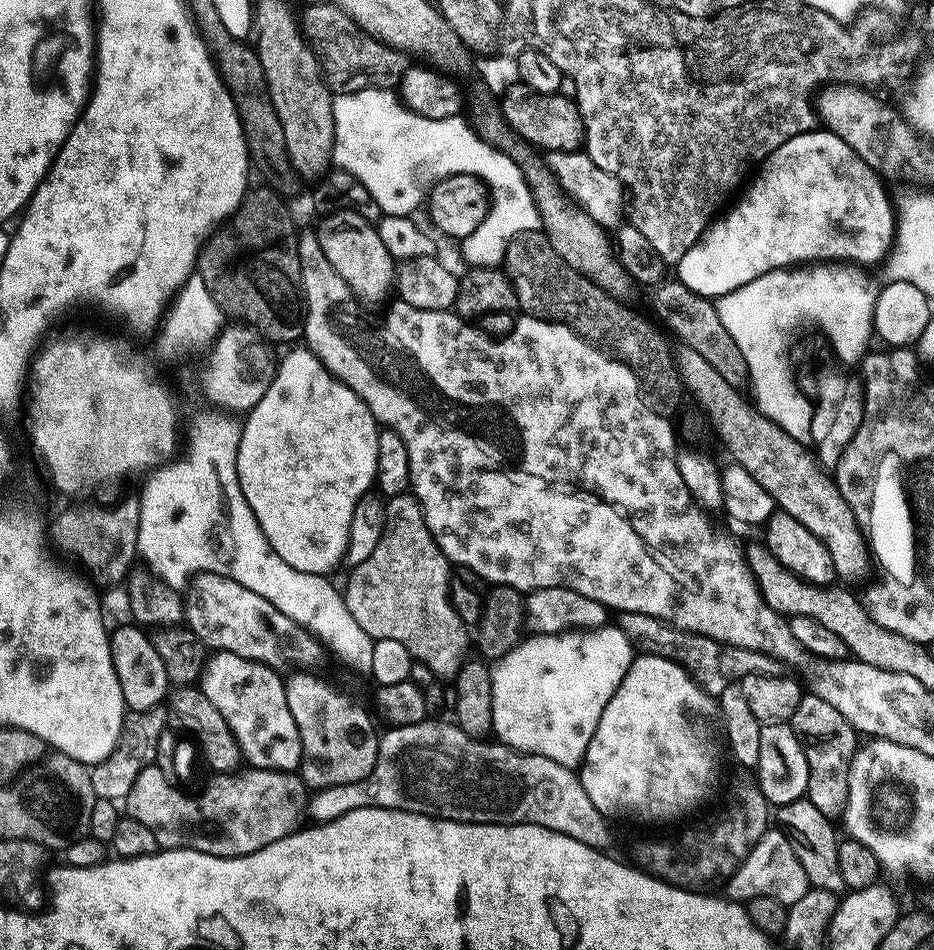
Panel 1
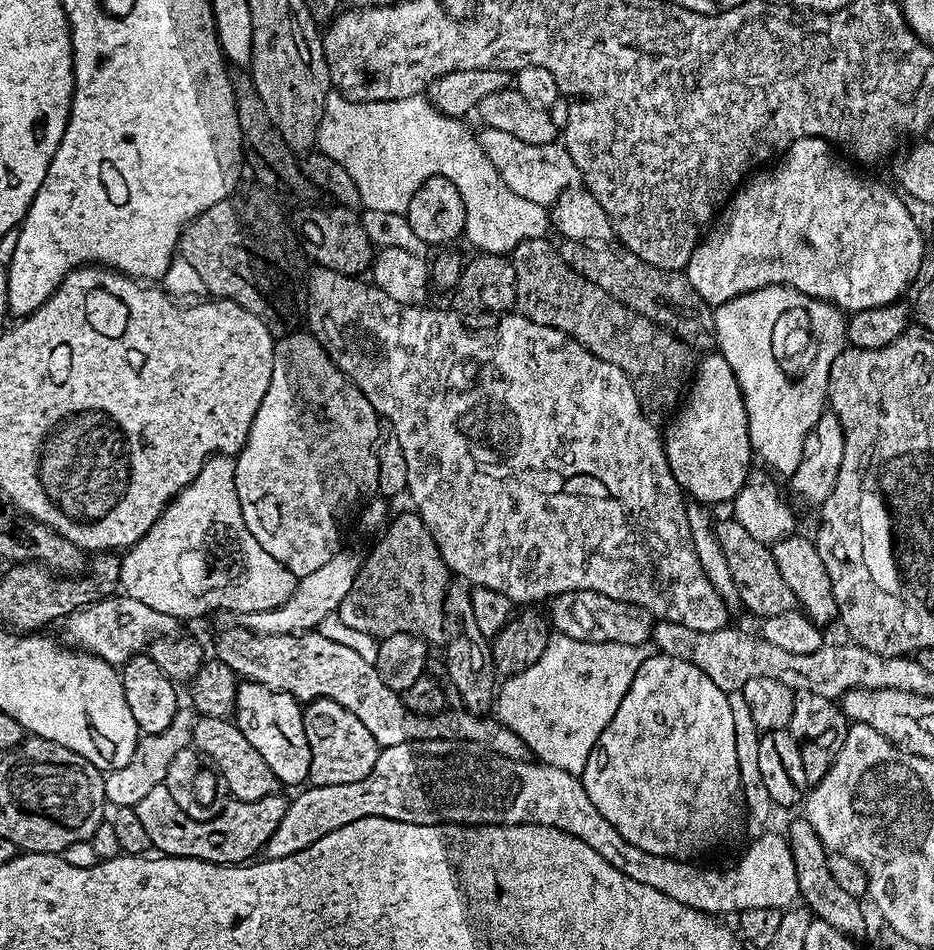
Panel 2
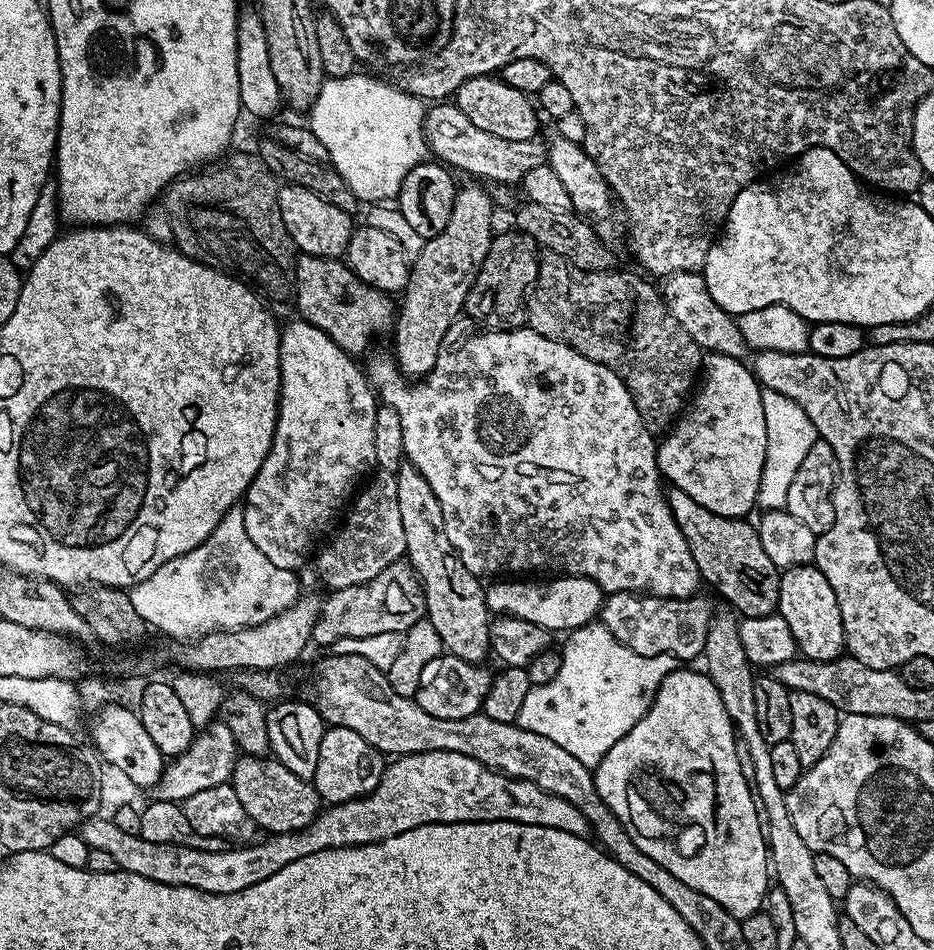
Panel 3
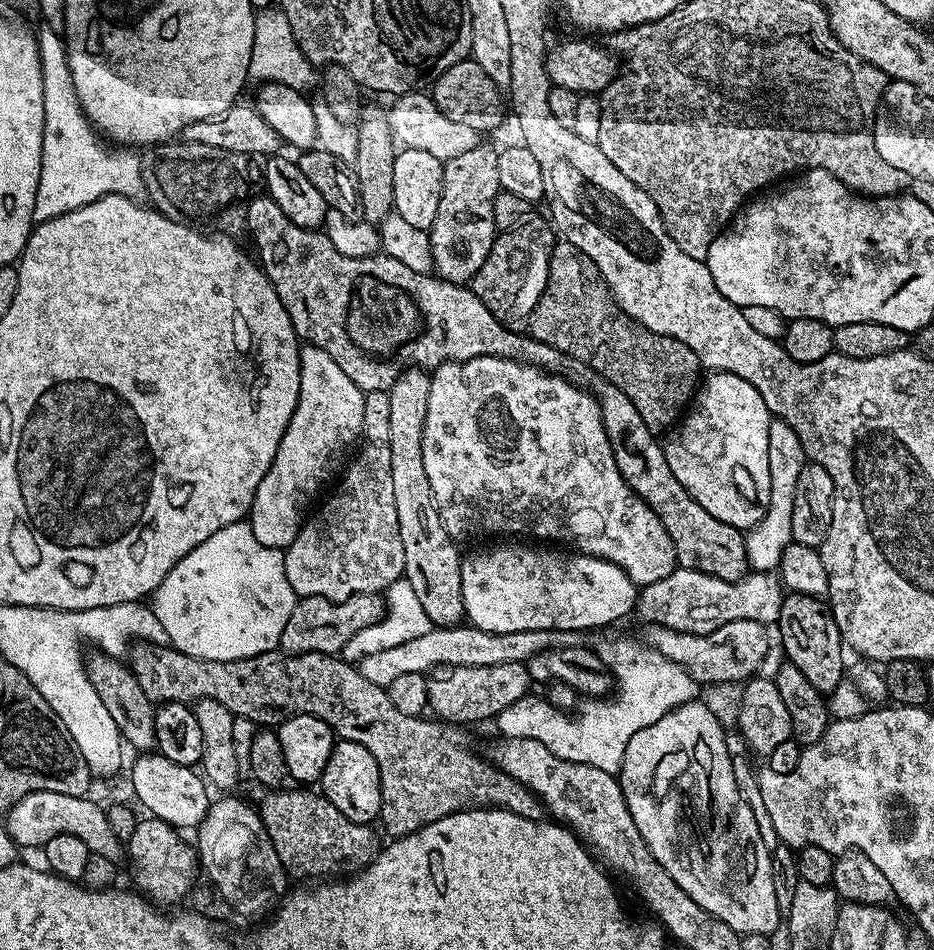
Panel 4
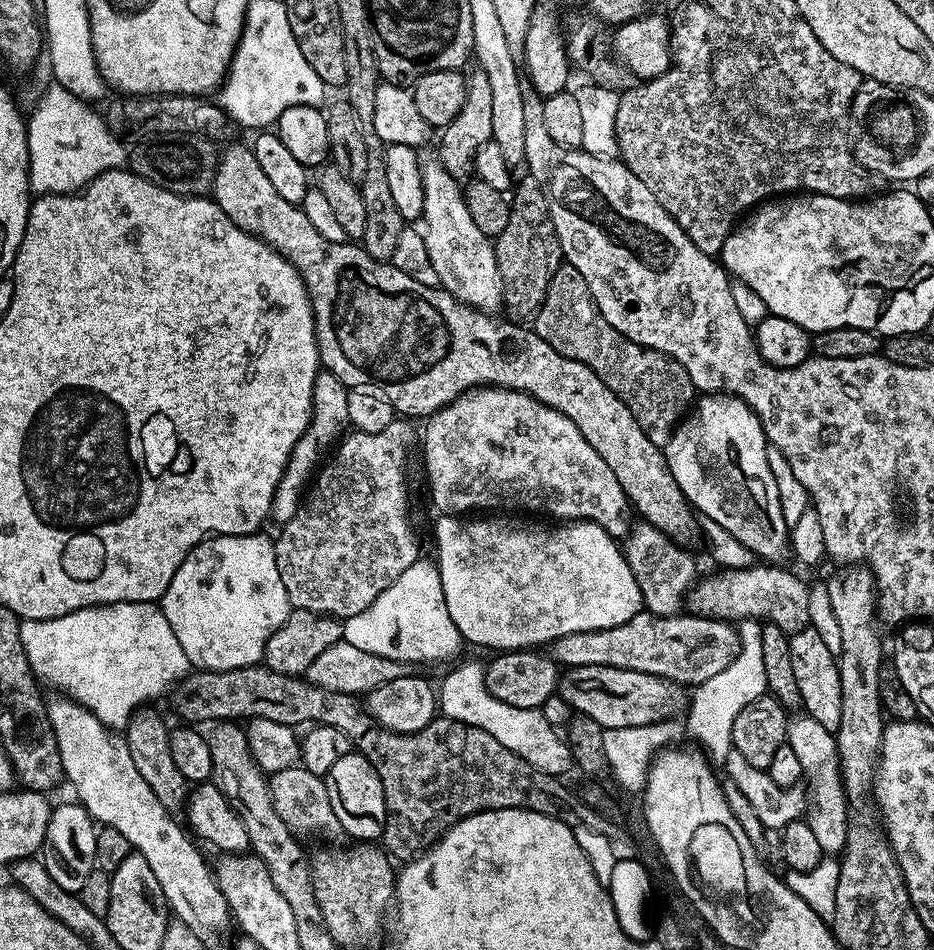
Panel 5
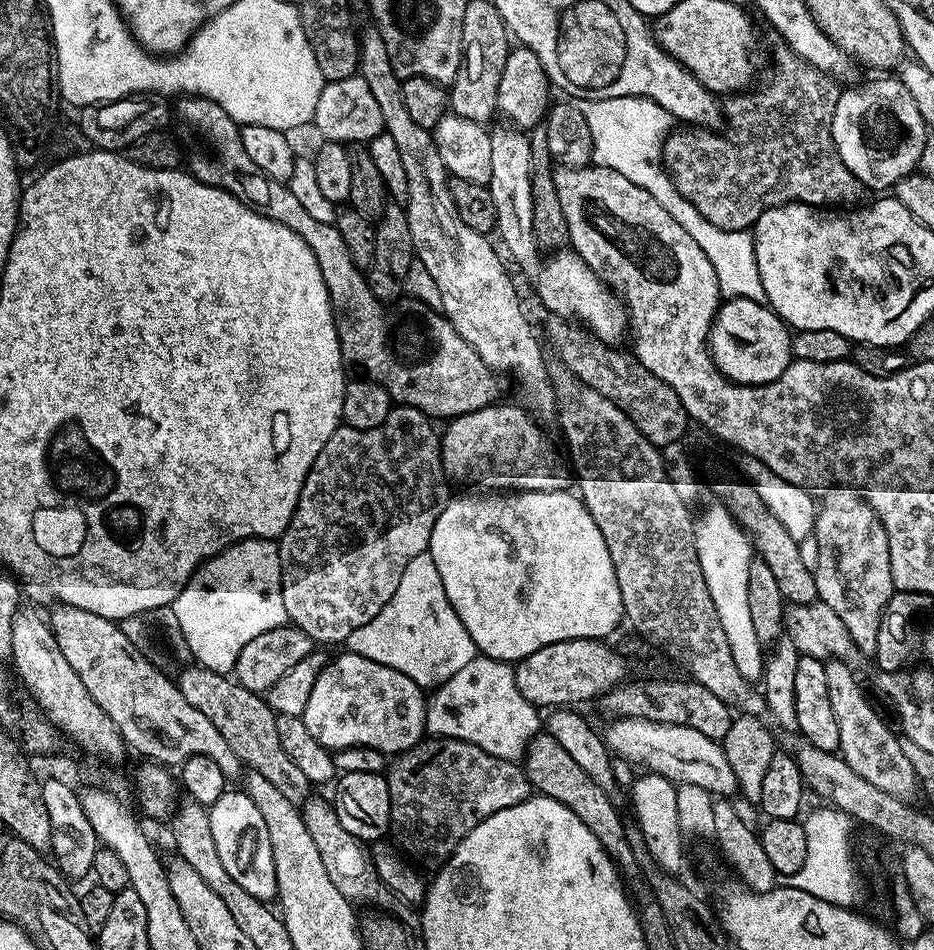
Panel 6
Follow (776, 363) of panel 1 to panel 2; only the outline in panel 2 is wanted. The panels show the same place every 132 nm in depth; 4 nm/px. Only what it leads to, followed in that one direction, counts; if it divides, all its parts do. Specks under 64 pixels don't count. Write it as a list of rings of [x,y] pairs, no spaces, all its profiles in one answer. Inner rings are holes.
[[[771,284],[753,292],[747,292],[726,301],[715,309],[716,343],[721,356],[730,362],[740,383],[740,392],[744,395],[744,405],[748,411],[748,436],[752,440],[753,449],[784,478],[791,478],[805,458],[806,445],[813,435],[812,420],[819,420],[816,412],[826,411],[826,401],[816,392],[818,387],[814,376],[805,372],[796,372],[794,378],[780,376],[776,364],[770,358],[770,330],[772,322],[778,314],[788,306],[814,306],[814,312],[826,318],[826,330],[830,330],[830,338],[838,338],[838,342],[846,342],[846,316],[841,309],[813,296],[802,294],[782,284]]]

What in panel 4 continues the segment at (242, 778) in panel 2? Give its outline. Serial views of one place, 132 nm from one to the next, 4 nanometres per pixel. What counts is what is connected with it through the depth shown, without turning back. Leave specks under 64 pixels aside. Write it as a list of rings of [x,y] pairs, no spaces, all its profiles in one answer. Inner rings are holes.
[[[288,786],[283,790],[272,790],[261,804],[258,804],[260,821],[266,826],[266,834],[270,834],[270,842],[274,842],[274,850],[278,850],[278,858],[289,877],[300,882],[320,882],[325,878],[347,878],[362,871],[380,853],[382,840],[376,837],[372,824],[350,822],[338,806],[334,806],[319,791],[309,790],[304,786]]]

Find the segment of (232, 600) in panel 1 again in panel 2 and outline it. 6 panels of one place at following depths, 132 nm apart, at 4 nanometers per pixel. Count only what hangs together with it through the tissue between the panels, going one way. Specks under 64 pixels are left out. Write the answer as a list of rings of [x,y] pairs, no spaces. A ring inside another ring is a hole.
[[[247,626],[228,628],[220,636],[216,648],[225,656],[225,661],[237,660],[248,668],[247,675],[258,684],[264,684],[279,692],[290,694],[301,702],[333,700],[338,702],[370,734],[374,734],[381,748],[398,746],[398,742],[415,740],[461,740],[467,744],[478,744],[503,757],[515,760],[529,759],[526,742],[518,738],[499,719],[491,715],[475,716],[463,710],[445,710],[433,716],[414,714],[404,704],[401,693],[395,692],[382,682],[374,664],[366,662],[358,650],[350,650],[342,642],[320,630],[309,630],[287,636],[261,636]]]

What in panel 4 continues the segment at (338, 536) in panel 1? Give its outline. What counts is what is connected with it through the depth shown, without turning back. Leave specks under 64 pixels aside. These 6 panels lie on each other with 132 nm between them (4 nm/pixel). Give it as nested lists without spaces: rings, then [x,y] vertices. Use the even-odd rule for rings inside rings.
[[[309,343],[301,347],[300,389],[296,409],[282,434],[282,442],[274,454],[270,470],[266,470],[262,482],[258,482],[250,513],[252,533],[254,538],[258,538],[258,542],[262,542],[262,546],[283,550],[290,546],[290,542],[294,542],[294,538],[298,538],[298,530],[304,525],[306,513],[313,507],[312,499],[319,494],[324,480],[330,479],[332,475],[335,477],[345,467],[344,451],[355,442],[356,436],[358,440],[362,433],[364,394],[361,388],[350,382],[350,377],[339,368],[334,358],[330,358],[330,354],[326,354],[326,350],[318,350],[318,346]]]

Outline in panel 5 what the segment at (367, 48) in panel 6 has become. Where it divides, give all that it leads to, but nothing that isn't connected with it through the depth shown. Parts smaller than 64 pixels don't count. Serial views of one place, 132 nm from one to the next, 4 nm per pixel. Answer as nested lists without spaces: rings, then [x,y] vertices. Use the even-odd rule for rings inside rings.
[[[438,158],[421,159],[422,190],[424,191],[424,215],[422,235],[426,242],[426,252],[438,273],[440,287],[467,304],[469,308],[479,308],[482,312],[495,313],[504,302],[504,287],[498,274],[496,249],[493,241],[470,218],[466,210],[461,185],[449,174],[446,166]]]

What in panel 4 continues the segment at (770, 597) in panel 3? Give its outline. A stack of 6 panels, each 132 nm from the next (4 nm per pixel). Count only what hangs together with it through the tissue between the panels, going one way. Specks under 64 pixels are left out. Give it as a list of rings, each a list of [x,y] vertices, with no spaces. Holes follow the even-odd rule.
[[[600,382],[594,392],[600,402],[600,413],[604,415],[604,429],[614,462],[622,478],[632,487],[632,493],[648,503],[650,510],[658,516],[658,522],[666,528],[666,534],[670,534],[677,565],[726,580],[740,580],[746,576],[750,572],[750,548],[744,544],[745,533],[714,518],[694,502],[682,482],[674,478],[674,470],[670,470],[666,462],[664,449],[642,422],[642,414],[634,410],[634,402],[630,402],[618,386]]]

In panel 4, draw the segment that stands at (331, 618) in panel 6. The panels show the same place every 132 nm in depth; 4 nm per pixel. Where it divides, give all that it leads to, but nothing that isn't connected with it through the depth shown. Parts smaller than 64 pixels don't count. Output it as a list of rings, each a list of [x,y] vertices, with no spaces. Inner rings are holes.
[[[365,443],[363,447],[343,469],[336,493],[305,519],[298,538],[283,549],[286,578],[297,597],[345,600],[367,592],[380,594],[403,577],[402,534],[398,534],[390,450],[387,443]]]

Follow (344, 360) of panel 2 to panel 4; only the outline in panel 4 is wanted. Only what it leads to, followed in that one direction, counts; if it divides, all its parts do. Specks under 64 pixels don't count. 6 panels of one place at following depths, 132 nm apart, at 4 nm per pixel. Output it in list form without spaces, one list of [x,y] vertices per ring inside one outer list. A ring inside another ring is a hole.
[[[501,356],[450,360],[447,364],[439,364],[431,373],[431,377],[430,402],[426,406],[426,426],[422,434],[422,462],[426,466],[426,478],[430,478],[430,490],[434,490],[434,502],[438,506],[442,526],[446,526],[446,534],[450,534],[452,540],[463,542],[463,540],[472,540],[475,536],[531,538],[536,542],[557,540],[560,543],[557,545],[567,546],[577,553],[608,560],[614,566],[621,568],[637,586],[658,582],[677,569],[674,542],[670,542],[670,534],[666,534],[666,528],[662,526],[662,522],[658,522],[658,516],[654,514],[654,510],[650,510],[648,503],[632,493],[632,487],[622,478],[614,462],[614,454],[610,450],[610,442],[606,438],[604,429],[604,415],[600,413],[600,402],[591,391],[573,384],[571,380],[565,380],[559,374],[545,372],[542,368],[535,368],[533,364],[521,364],[519,360],[507,360]],[[548,478],[556,478],[562,482],[572,480],[572,484],[576,486],[576,496],[554,496],[554,492],[548,494],[548,490],[554,490],[554,482],[556,482],[556,480],[548,482]],[[568,498],[574,504],[556,506],[556,508],[550,506],[556,502],[564,502]]]

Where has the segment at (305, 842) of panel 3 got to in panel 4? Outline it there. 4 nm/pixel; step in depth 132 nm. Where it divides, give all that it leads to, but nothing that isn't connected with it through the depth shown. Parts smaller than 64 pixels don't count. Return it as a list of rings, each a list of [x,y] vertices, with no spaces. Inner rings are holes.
[[[31,792],[26,794],[26,798],[19,800],[13,808],[8,809],[6,819],[8,819],[6,821],[8,832],[21,849],[36,848],[36,850],[40,850],[43,849],[46,842],[50,842],[50,838],[58,838],[58,834],[70,834],[74,838],[82,838],[82,842],[86,842],[89,853],[102,854],[102,858],[119,861],[126,852],[125,845],[114,834],[114,830],[110,830],[107,811],[103,807],[99,808],[88,796],[71,796],[57,792]]]

